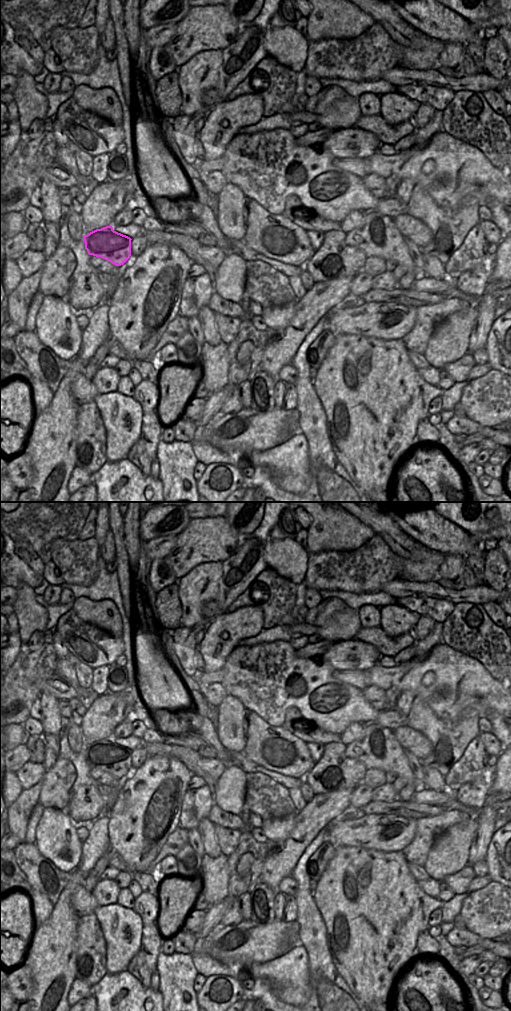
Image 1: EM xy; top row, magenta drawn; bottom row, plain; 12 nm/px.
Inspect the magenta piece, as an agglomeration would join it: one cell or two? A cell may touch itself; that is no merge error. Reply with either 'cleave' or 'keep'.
cleave

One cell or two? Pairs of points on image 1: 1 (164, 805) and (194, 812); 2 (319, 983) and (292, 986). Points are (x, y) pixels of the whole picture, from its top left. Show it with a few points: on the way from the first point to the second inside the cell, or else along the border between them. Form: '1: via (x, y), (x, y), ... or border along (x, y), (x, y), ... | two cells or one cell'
1: border along (187, 789), (182, 801), (178, 826) | two cells
2: border along (308, 961), (309, 1000) | two cells

